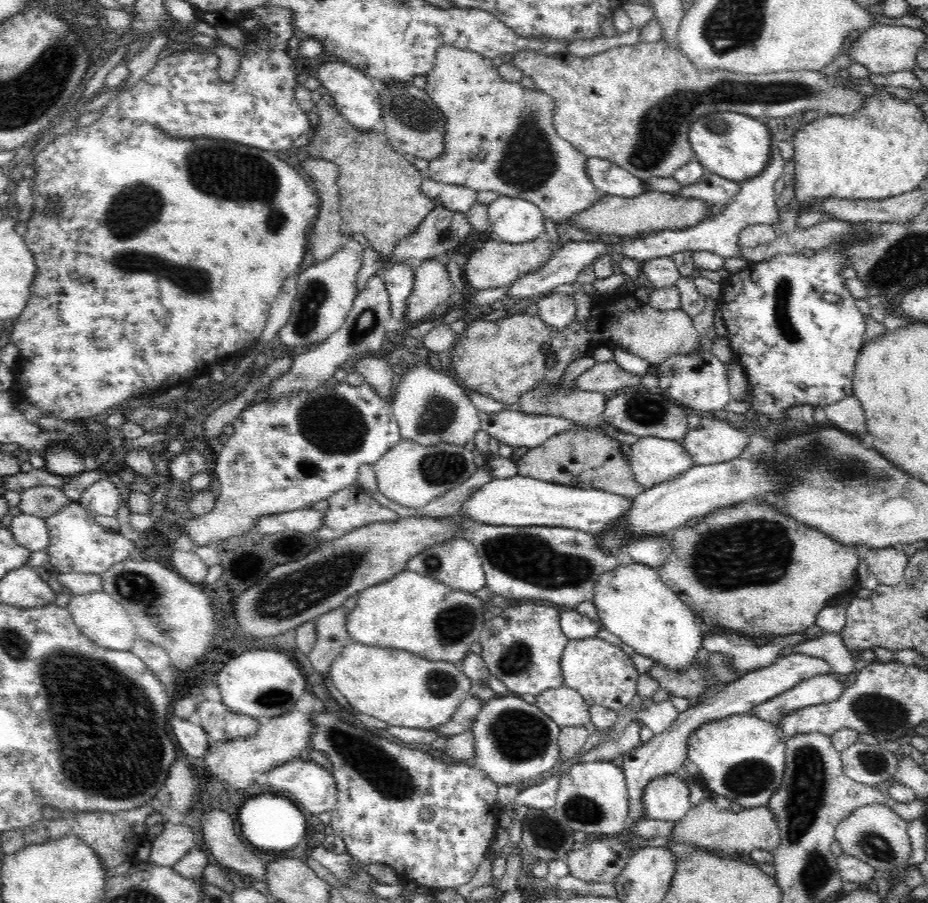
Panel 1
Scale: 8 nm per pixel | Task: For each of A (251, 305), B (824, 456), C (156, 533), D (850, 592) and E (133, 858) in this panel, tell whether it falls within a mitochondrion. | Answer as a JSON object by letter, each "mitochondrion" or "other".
{"A":"other","B":"mitochondrion","C":"other","D":"other","E":"other"}

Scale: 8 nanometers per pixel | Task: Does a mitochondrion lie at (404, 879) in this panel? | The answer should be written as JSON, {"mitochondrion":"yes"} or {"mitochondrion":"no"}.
{"mitochondrion":"no"}

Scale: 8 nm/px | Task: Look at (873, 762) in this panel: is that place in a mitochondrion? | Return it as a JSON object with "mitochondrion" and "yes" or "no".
{"mitochondrion":"yes"}

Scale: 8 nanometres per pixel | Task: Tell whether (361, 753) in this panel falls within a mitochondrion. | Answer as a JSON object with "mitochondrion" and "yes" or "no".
{"mitochondrion":"yes"}

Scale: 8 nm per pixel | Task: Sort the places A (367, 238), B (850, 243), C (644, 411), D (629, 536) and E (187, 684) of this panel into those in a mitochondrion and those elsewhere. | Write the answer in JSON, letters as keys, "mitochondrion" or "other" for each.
{"A":"other","B":"mitochondrion","C":"mitochondrion","D":"other","E":"other"}

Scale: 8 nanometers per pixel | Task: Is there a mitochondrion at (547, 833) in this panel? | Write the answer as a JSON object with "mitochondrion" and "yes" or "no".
{"mitochondrion":"yes"}

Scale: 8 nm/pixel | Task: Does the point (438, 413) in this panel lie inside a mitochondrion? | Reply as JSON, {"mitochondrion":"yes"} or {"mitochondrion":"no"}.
{"mitochondrion":"yes"}

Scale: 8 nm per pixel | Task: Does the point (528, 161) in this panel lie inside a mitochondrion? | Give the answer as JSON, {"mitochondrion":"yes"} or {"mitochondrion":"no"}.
{"mitochondrion":"yes"}

